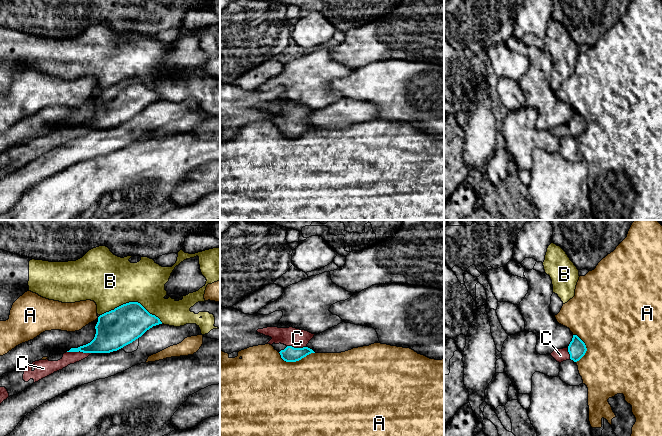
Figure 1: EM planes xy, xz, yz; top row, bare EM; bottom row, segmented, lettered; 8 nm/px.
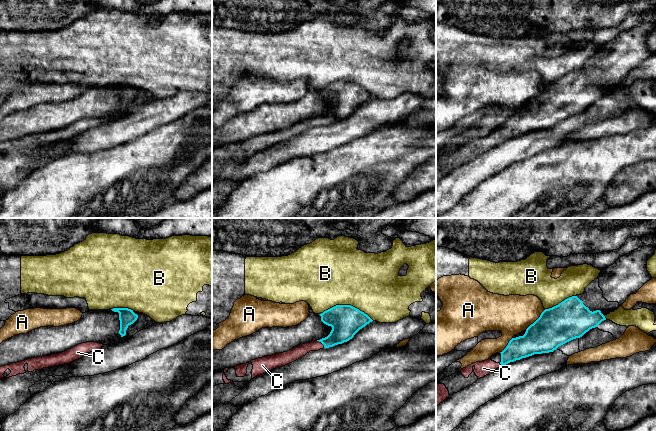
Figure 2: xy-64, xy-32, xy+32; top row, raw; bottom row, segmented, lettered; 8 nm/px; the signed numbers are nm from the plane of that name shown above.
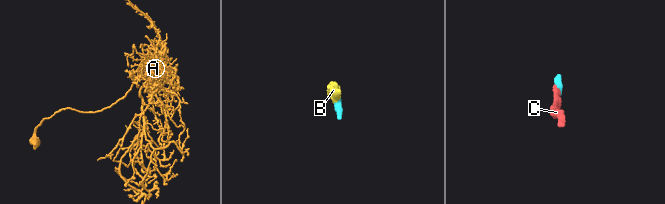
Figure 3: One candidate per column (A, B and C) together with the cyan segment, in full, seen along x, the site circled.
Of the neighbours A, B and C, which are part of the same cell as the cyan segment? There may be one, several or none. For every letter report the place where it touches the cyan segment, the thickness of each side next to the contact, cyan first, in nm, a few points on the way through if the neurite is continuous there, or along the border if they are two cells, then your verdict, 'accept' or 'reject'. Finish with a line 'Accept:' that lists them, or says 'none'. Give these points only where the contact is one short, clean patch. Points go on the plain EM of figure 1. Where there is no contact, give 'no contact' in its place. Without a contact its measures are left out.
A: xz (295, 137) | 130/500 nm | reject
B: xy (132, 78) | 300/420 nm | reject
C: xy (79, 126) | 220/100 nm | accept
Accept: C

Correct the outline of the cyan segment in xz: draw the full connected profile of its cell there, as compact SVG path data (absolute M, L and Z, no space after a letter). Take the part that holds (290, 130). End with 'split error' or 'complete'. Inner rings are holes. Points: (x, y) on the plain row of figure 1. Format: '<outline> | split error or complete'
M267 103L258 105L257 108L272 114L267 120L272 121L286 138L296 138L311 129L315 129L307 123L315 111L308 107L293 103Z | split error

